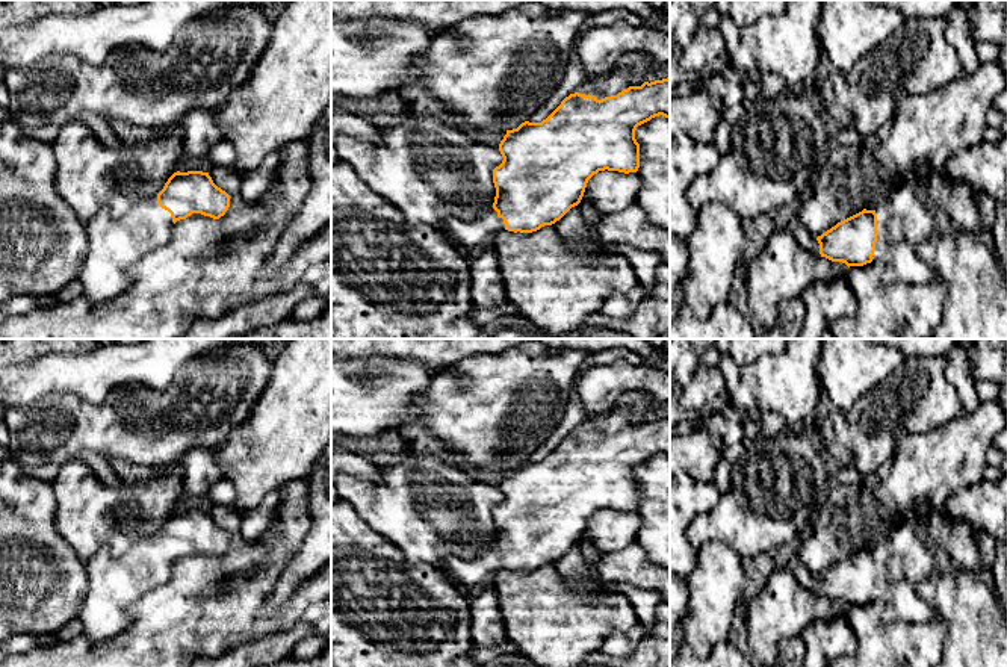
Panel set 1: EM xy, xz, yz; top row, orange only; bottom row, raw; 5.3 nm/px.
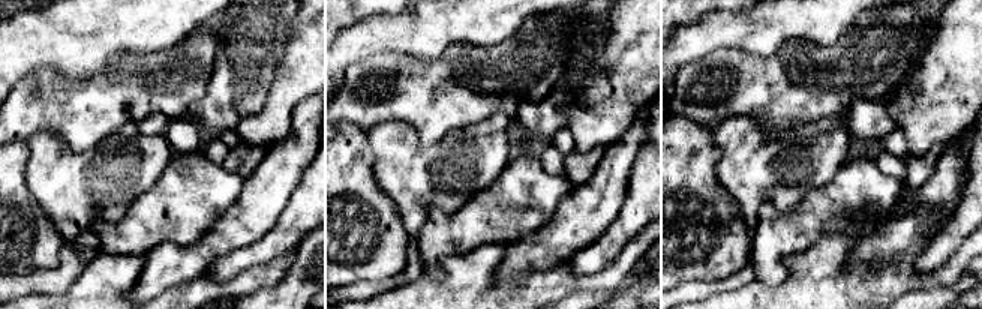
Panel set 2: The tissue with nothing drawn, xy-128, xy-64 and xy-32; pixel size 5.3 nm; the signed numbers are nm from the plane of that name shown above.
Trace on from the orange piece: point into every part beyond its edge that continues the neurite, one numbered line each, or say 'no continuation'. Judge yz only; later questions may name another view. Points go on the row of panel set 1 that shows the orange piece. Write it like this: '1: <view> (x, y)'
1: yz (903, 221)

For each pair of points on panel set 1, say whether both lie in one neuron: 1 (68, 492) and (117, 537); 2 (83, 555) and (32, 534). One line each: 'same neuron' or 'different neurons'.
1: same neuron
2: different neurons

